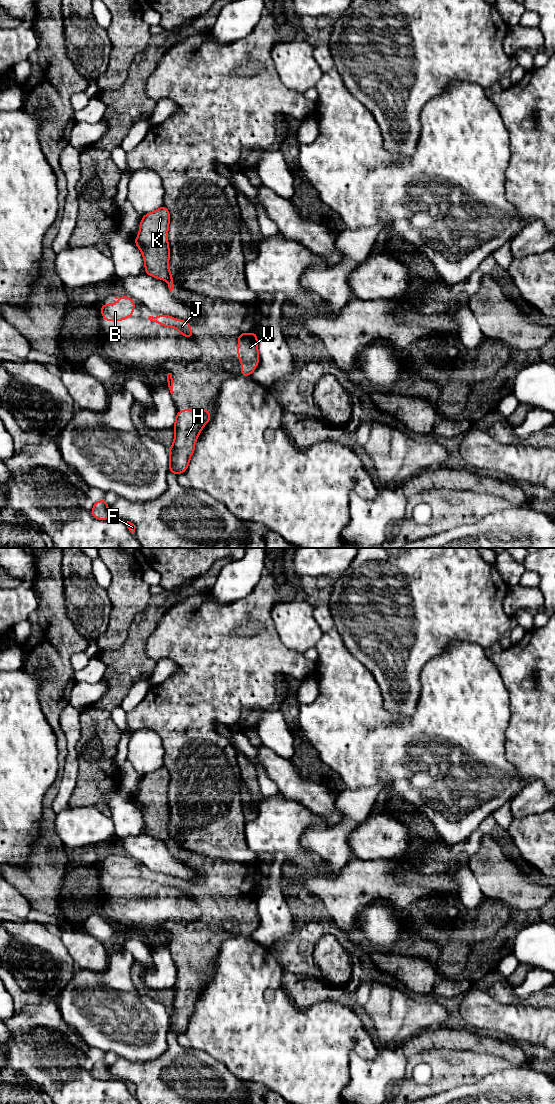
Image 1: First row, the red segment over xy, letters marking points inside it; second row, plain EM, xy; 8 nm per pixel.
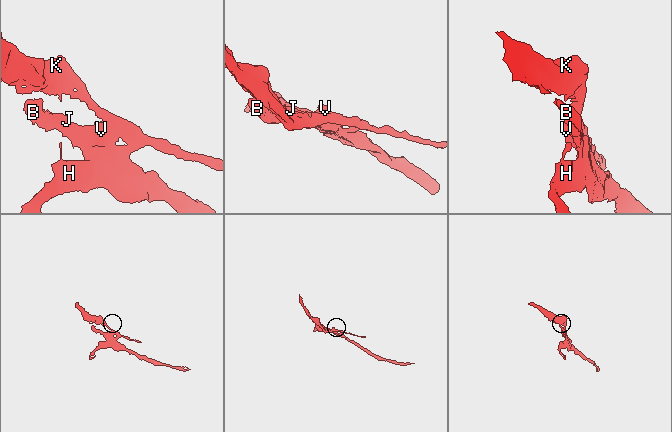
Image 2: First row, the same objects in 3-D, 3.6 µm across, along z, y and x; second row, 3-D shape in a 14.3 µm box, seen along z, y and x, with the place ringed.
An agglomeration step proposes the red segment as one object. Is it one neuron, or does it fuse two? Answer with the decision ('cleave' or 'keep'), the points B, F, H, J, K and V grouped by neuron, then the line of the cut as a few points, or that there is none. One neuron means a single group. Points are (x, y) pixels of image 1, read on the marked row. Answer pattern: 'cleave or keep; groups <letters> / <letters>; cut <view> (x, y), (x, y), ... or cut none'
keep; groups B F H J K V; cut none

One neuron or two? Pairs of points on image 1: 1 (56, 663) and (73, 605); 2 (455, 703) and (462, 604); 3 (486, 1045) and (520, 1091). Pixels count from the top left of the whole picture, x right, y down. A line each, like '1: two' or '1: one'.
1: two
2: two
3: two

